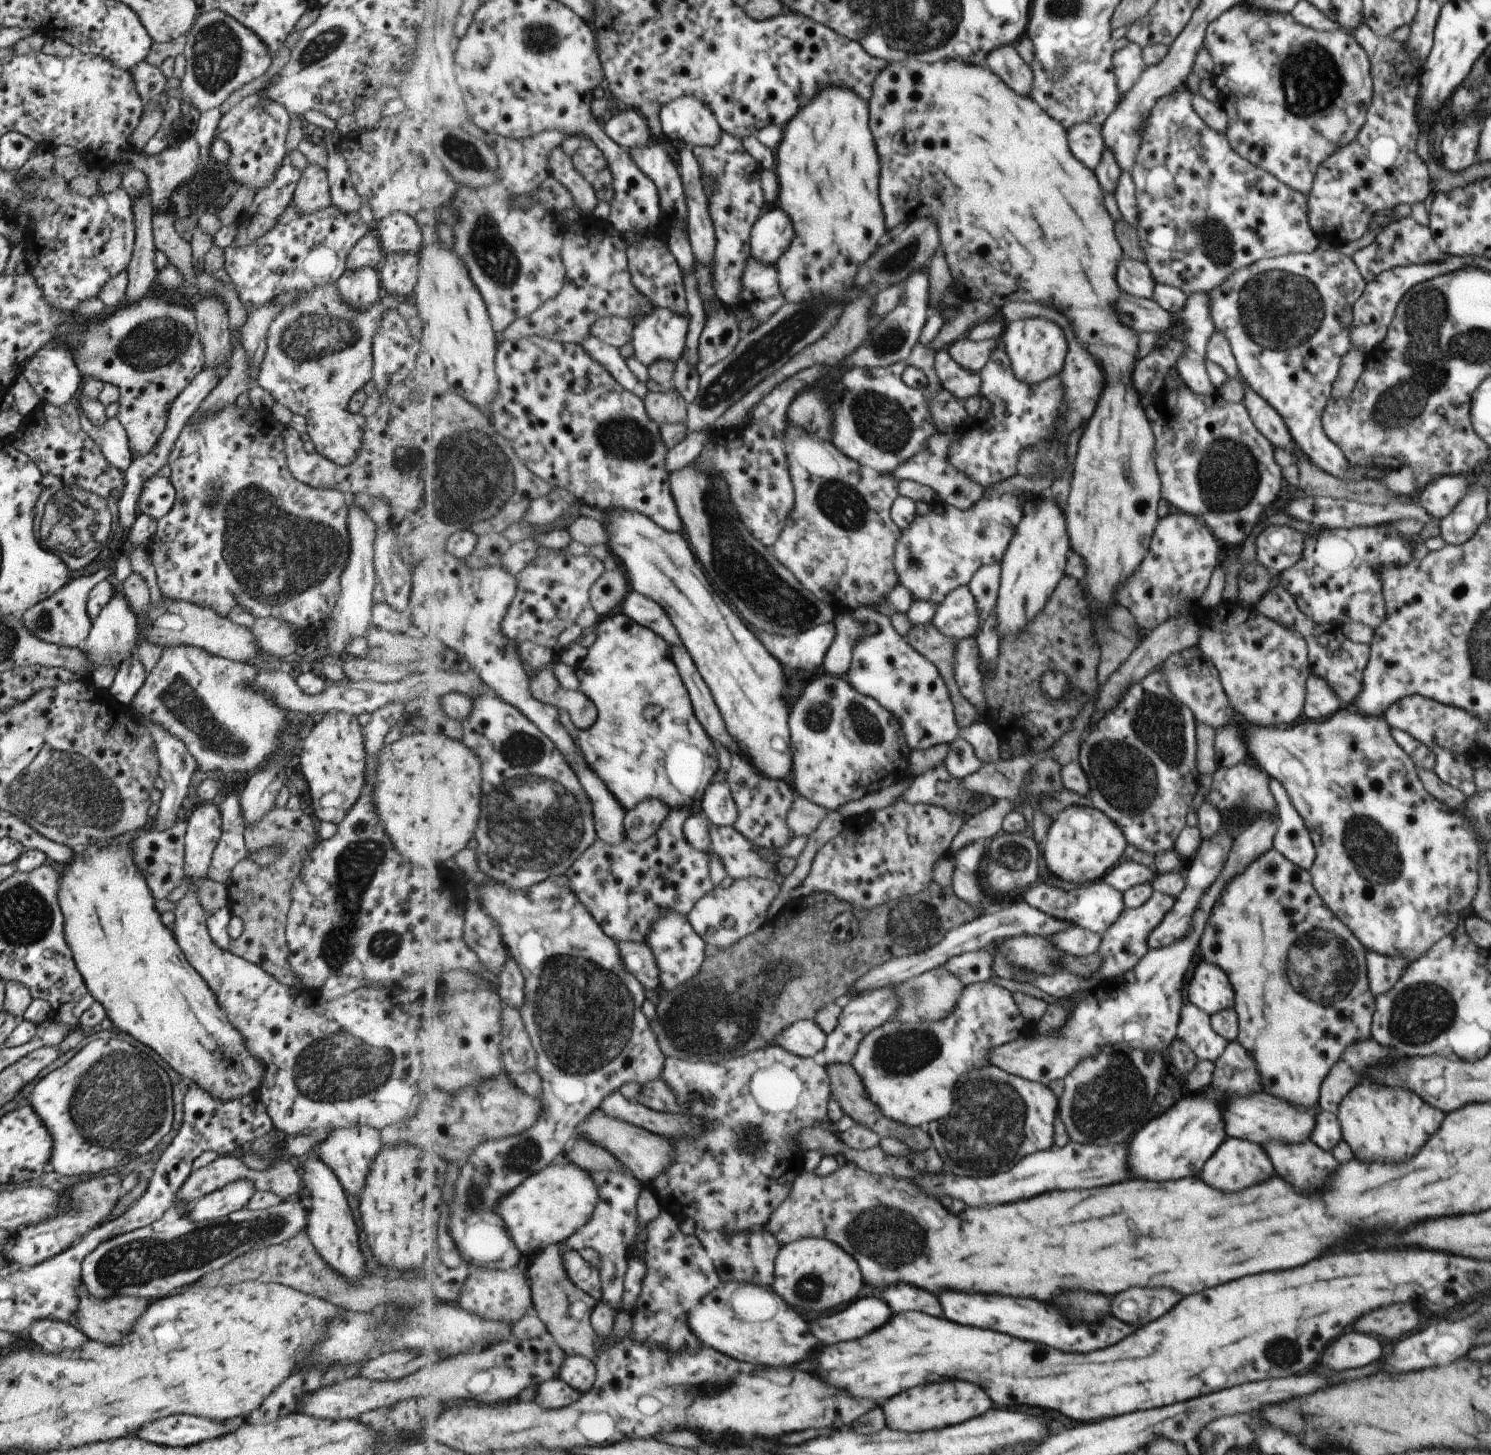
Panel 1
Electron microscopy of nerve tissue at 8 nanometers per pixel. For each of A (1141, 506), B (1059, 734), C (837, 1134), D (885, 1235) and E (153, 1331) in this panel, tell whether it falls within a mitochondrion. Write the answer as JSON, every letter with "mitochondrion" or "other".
{"A":"other","B":"other","C":"other","D":"mitochondrion","E":"other"}

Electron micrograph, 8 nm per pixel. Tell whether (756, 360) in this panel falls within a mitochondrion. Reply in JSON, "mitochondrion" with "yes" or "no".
{"mitochondrion":"yes"}

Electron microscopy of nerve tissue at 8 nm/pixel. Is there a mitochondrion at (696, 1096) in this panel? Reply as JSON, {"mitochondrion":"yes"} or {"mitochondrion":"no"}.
{"mitochondrion":"no"}

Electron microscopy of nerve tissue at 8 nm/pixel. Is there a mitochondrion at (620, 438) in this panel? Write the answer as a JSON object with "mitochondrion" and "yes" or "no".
{"mitochondrion":"yes"}

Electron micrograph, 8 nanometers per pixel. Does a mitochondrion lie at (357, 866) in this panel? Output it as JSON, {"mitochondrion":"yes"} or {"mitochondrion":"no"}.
{"mitochondrion":"yes"}

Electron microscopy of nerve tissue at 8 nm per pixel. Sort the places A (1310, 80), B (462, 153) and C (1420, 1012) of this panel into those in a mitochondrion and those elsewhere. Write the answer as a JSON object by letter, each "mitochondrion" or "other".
{"A":"mitochondrion","B":"mitochondrion","C":"mitochondrion"}

